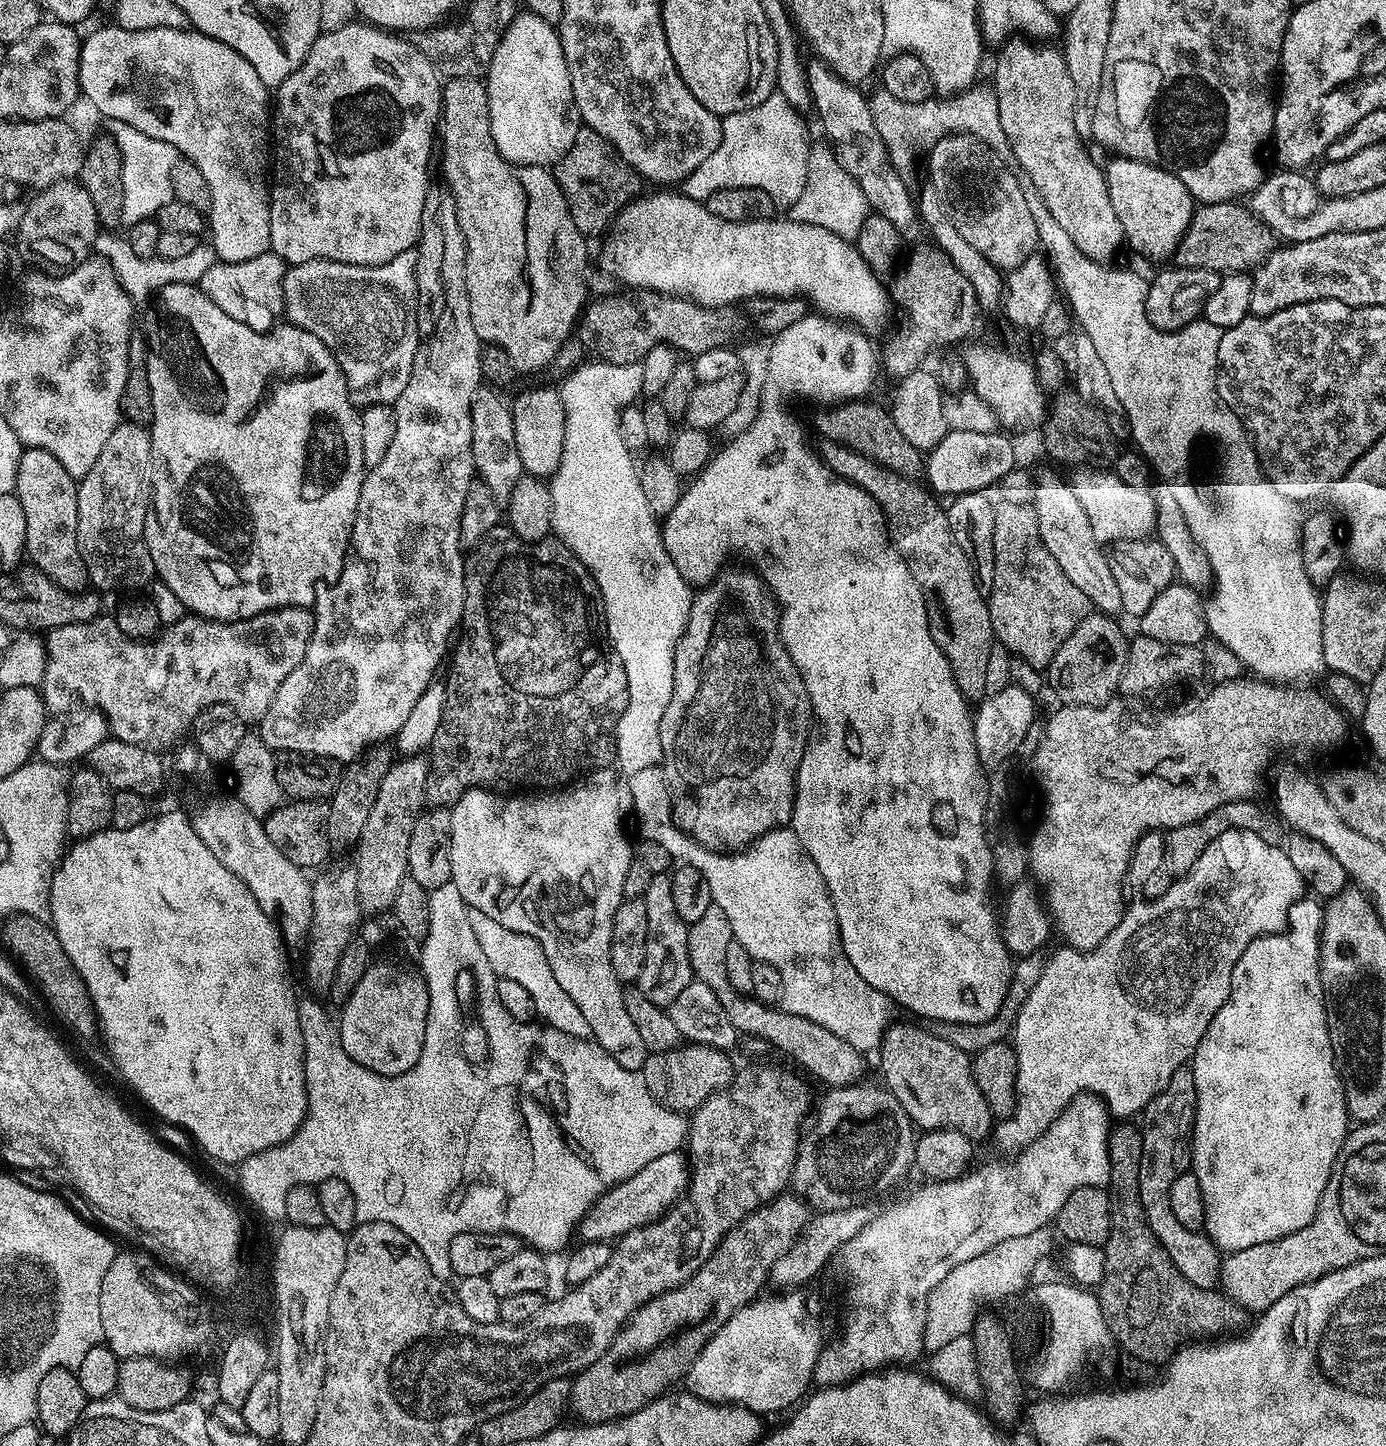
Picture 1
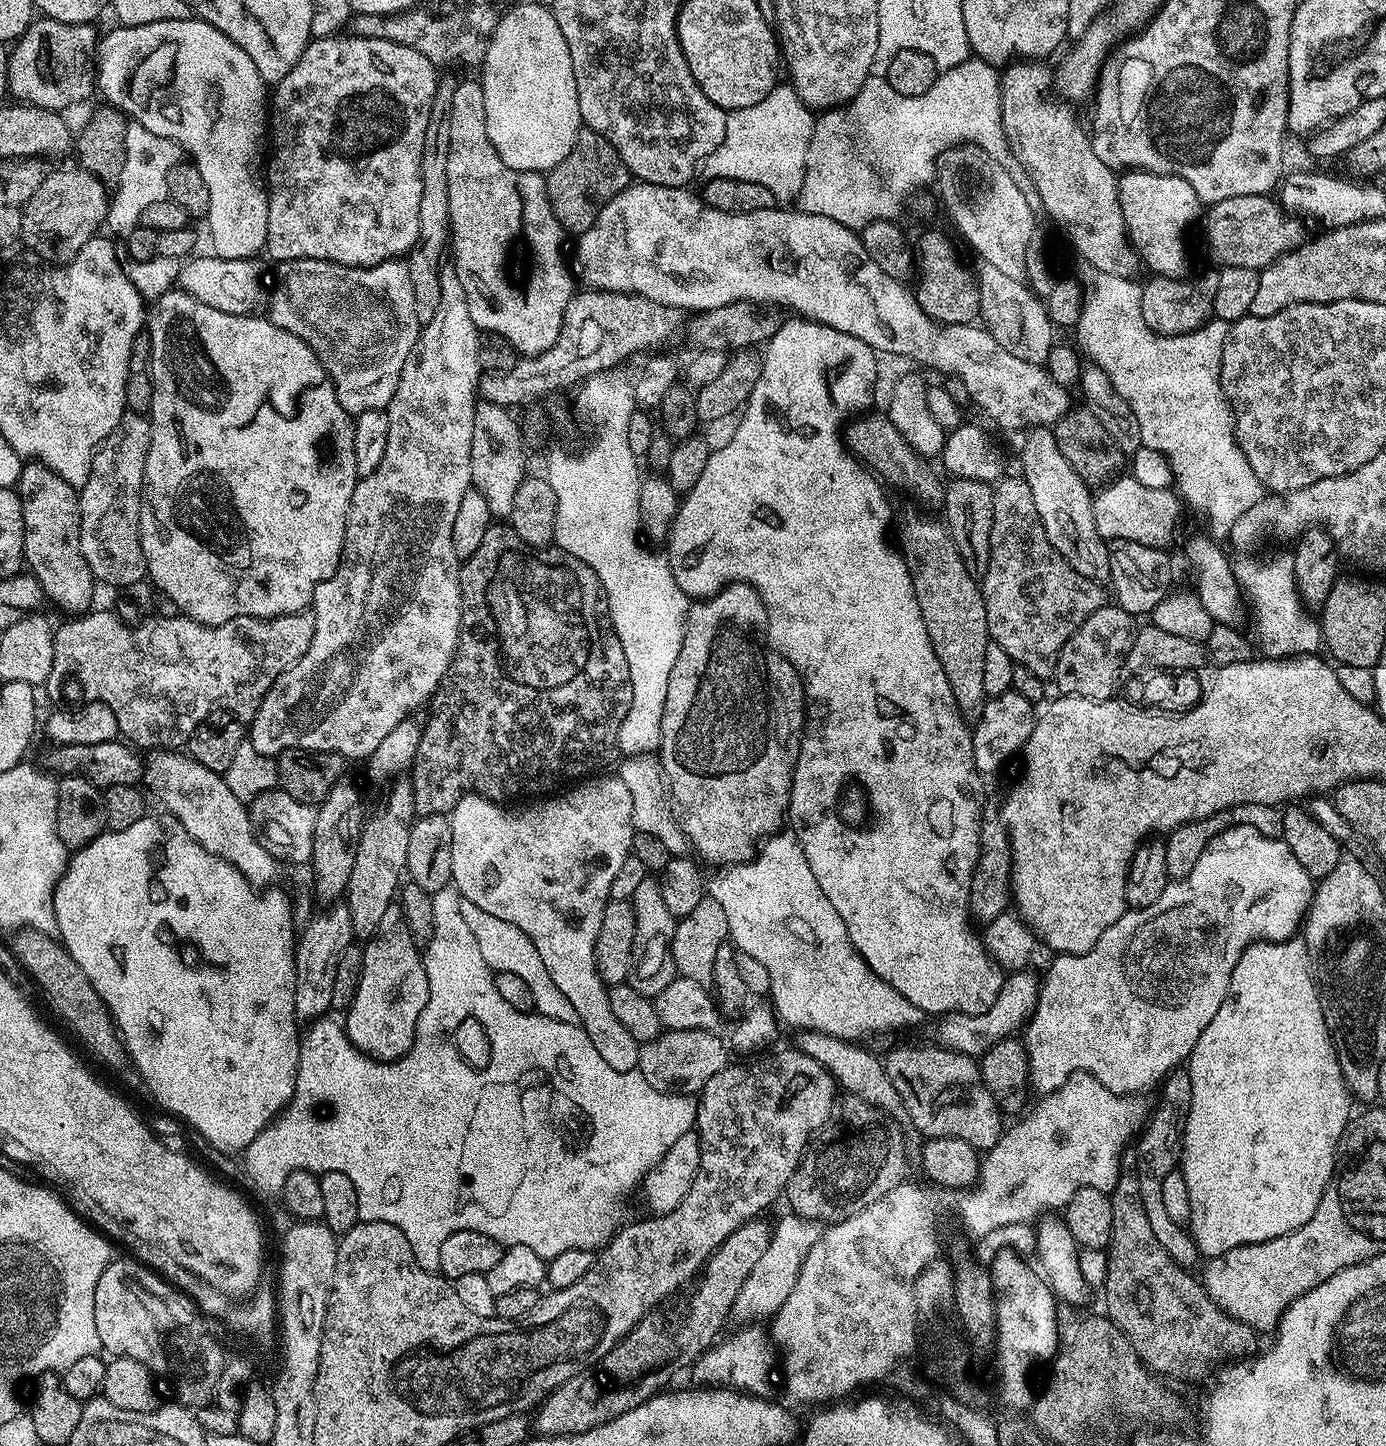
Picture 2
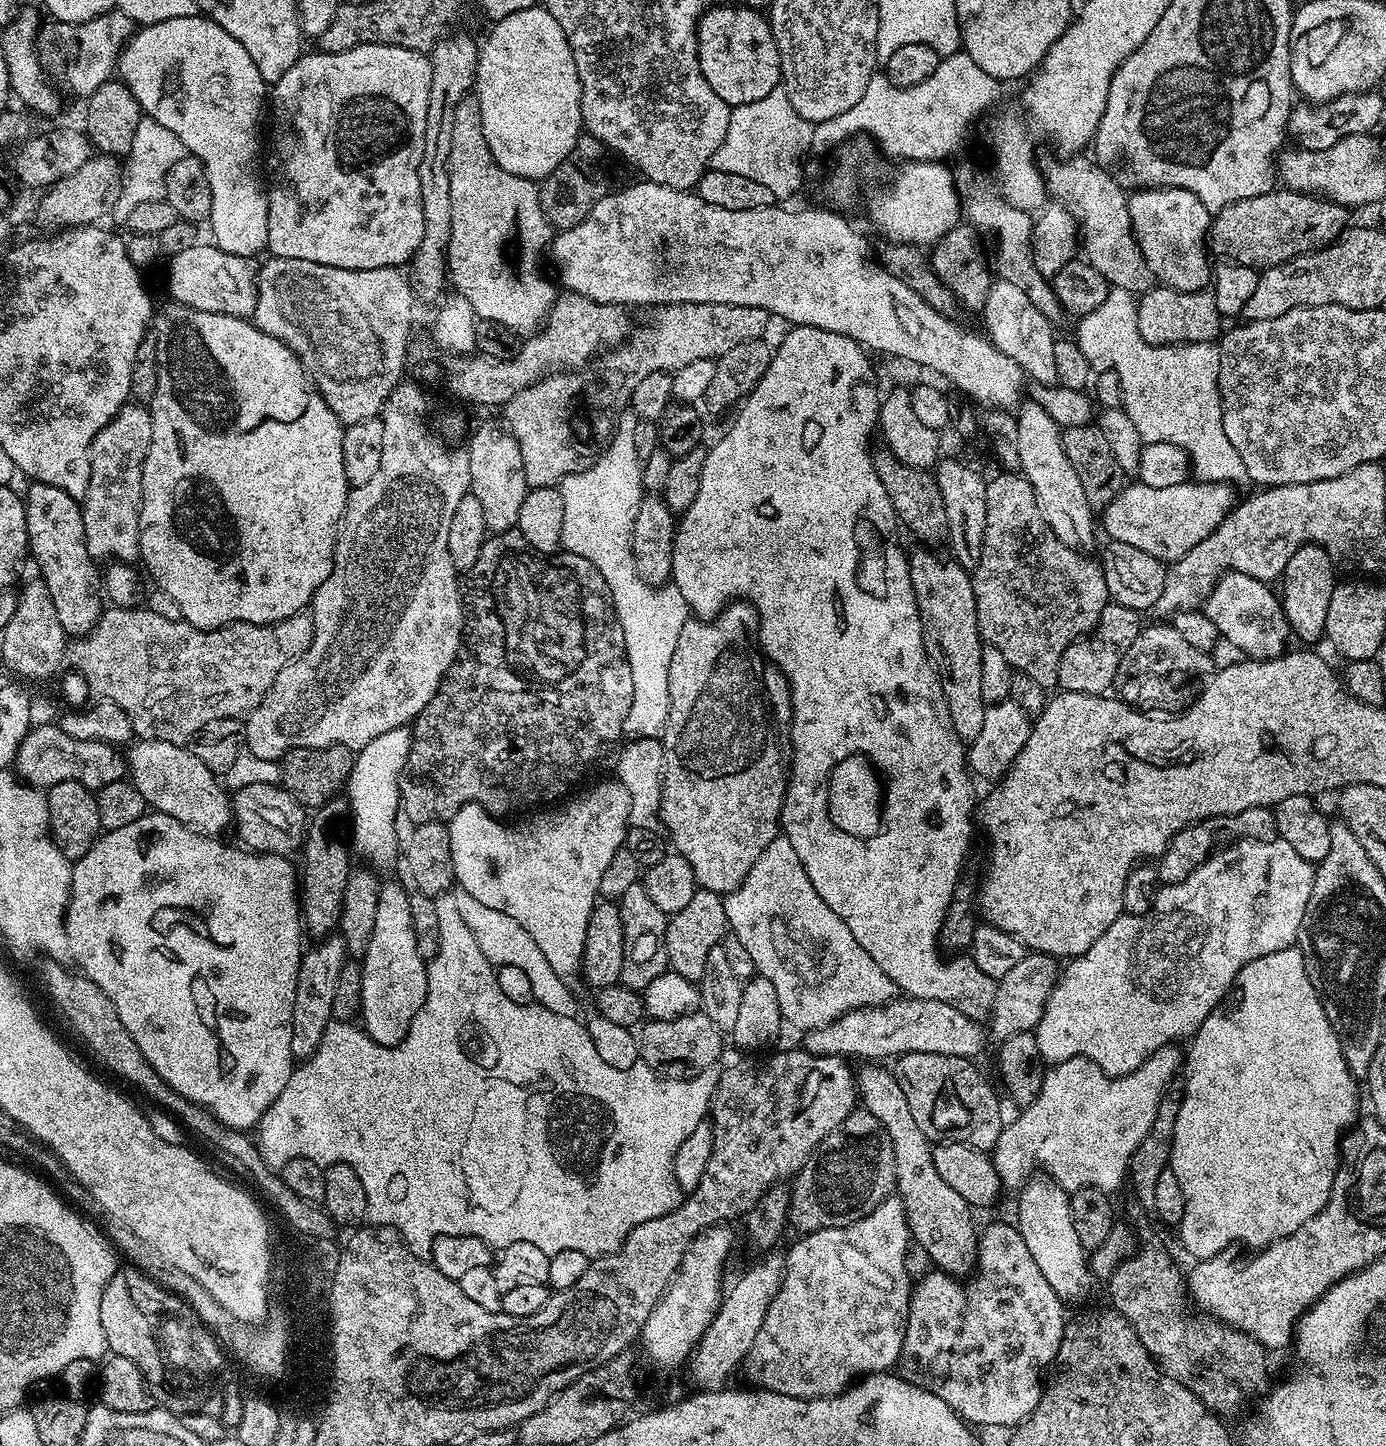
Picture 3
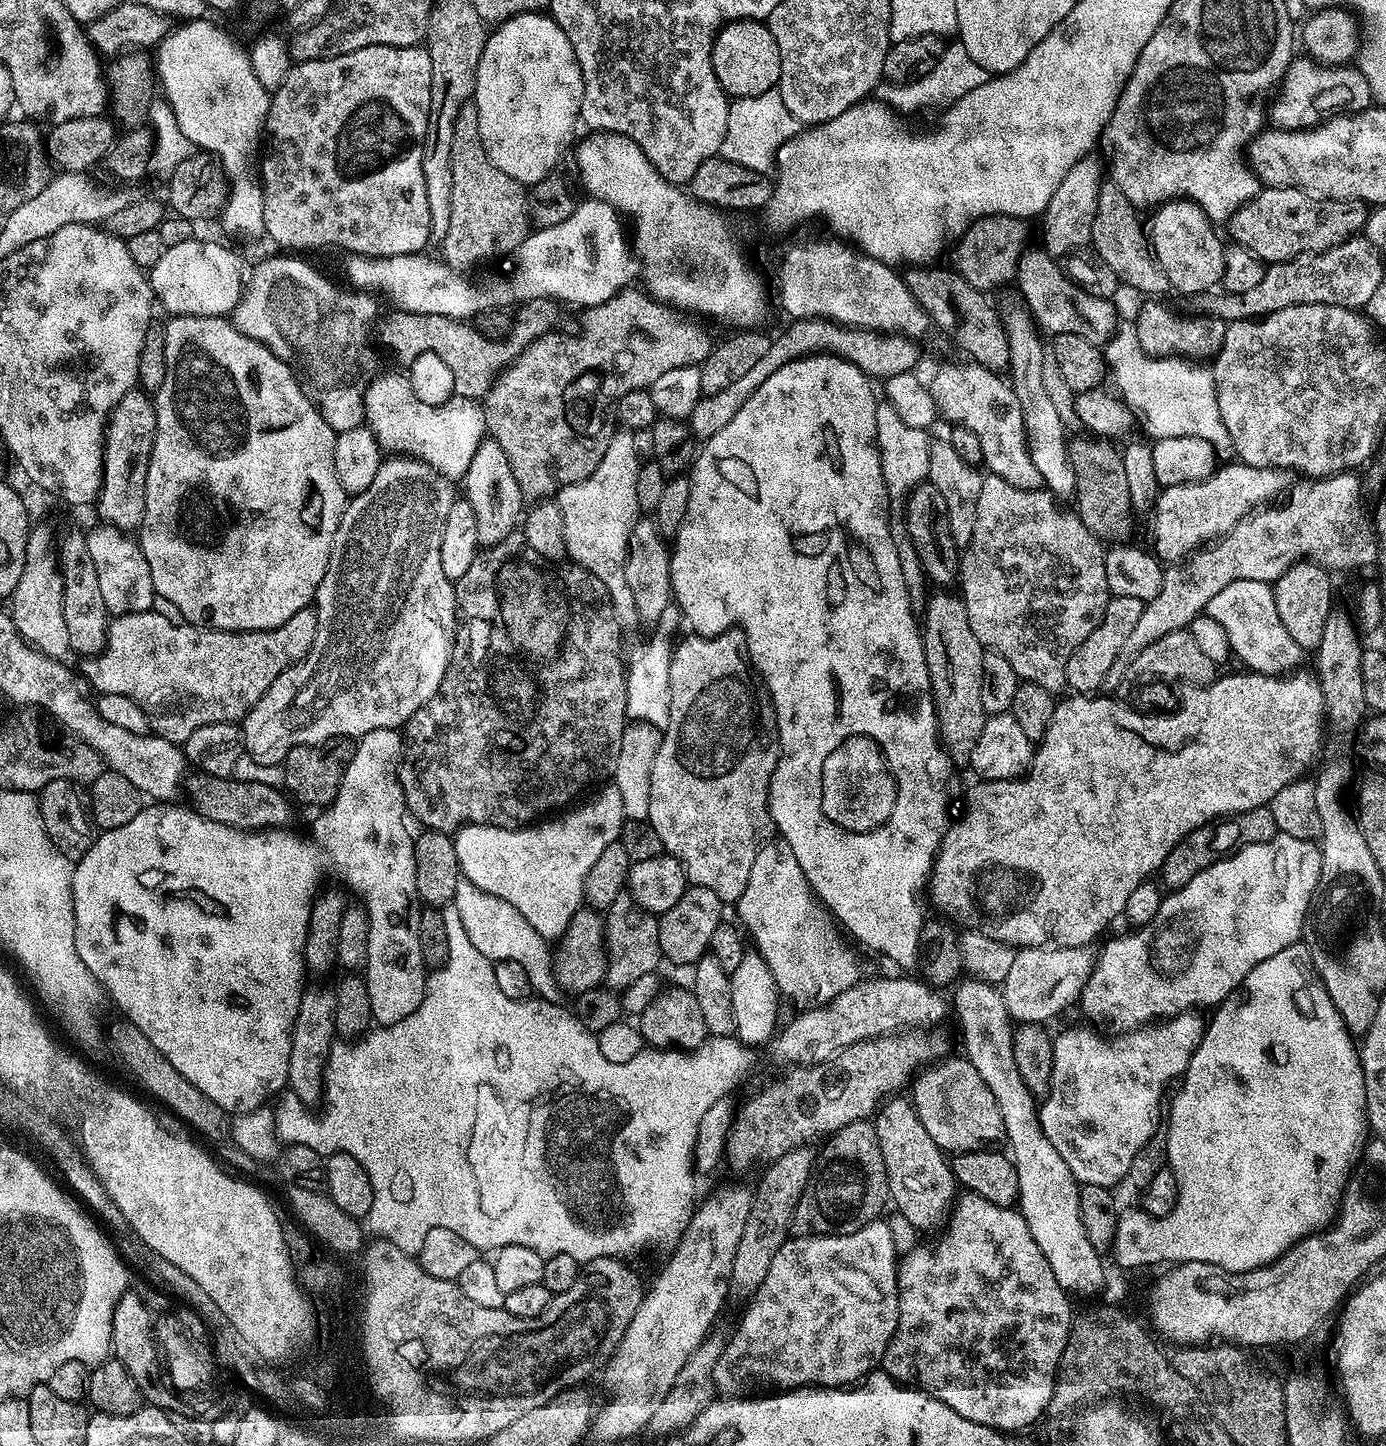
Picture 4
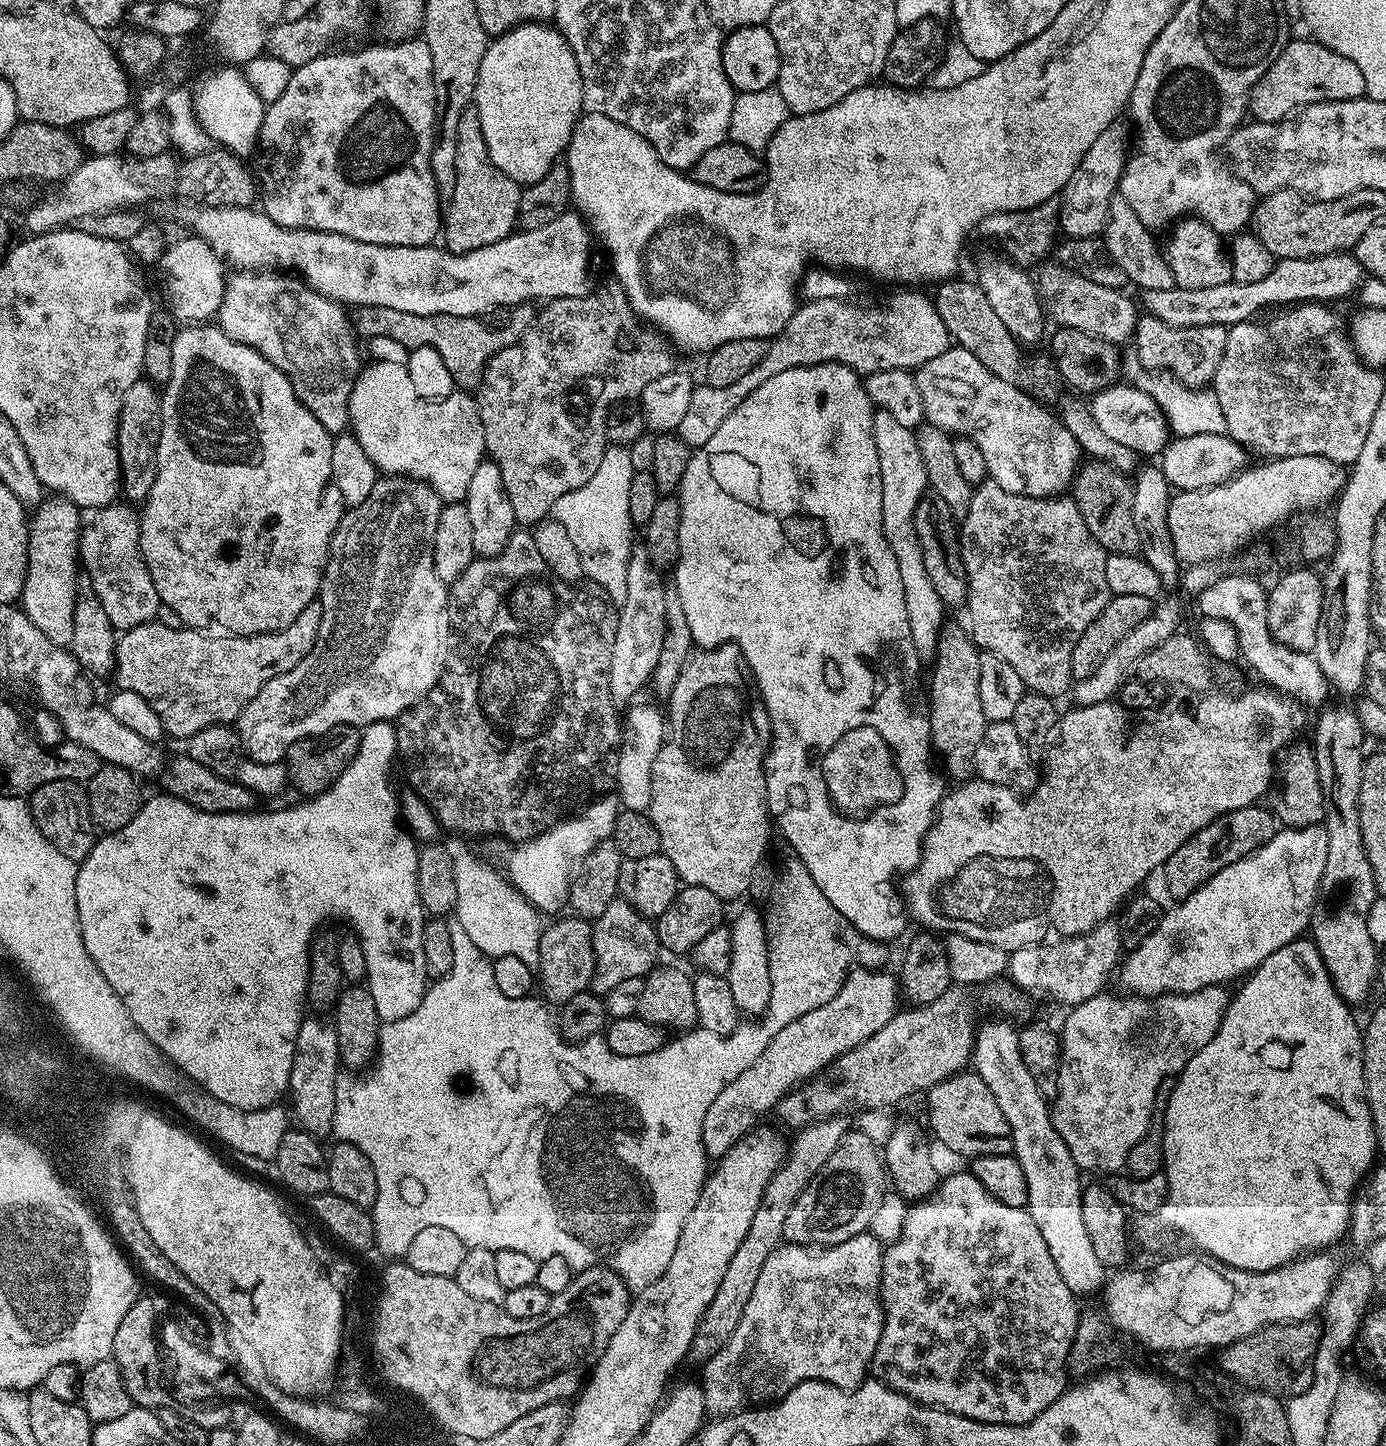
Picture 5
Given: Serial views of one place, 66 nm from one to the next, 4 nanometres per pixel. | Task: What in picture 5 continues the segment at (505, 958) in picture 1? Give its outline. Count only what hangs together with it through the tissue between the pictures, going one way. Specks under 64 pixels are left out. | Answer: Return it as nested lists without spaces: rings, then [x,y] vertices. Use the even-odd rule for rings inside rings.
[[[468,852],[455,857],[454,886],[458,886],[458,894],[454,919],[484,956],[495,958],[511,954],[535,969],[540,962],[541,913],[509,882],[507,875],[497,872]]]

